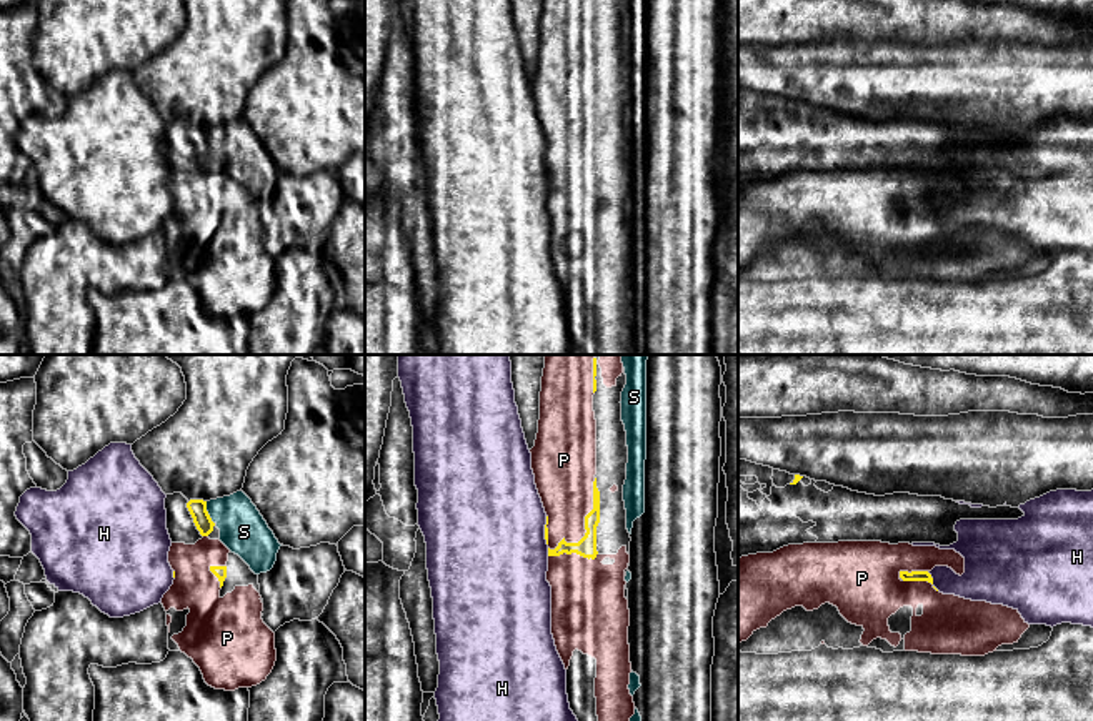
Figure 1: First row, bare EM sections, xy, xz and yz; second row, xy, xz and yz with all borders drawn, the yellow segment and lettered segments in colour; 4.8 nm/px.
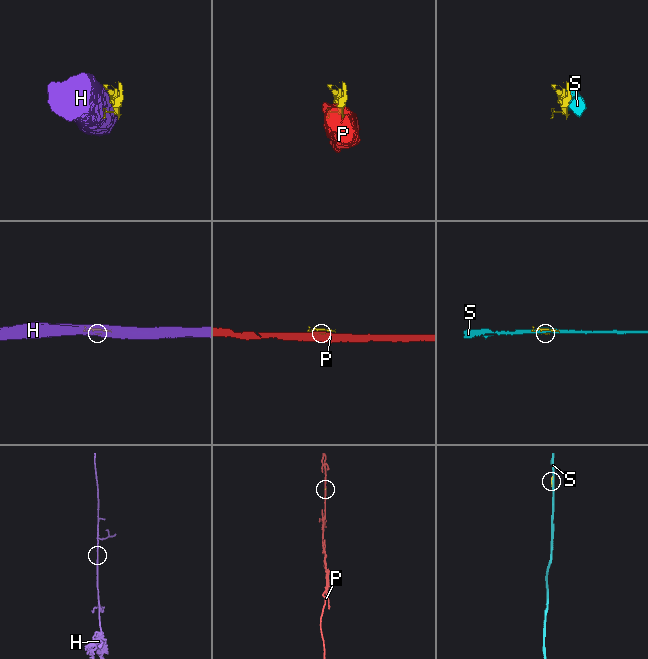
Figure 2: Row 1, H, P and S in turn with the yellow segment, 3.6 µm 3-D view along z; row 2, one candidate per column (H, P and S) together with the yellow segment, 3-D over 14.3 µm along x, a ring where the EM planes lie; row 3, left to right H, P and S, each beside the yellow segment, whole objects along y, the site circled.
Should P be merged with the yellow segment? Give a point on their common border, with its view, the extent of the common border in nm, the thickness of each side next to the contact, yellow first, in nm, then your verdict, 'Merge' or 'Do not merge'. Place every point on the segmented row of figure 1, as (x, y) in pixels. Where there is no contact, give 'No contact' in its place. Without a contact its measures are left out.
Touches yellow at xz (585, 523). Shared border 420 nm. Thickness 100 nm (yellow) against 280 nm. Do not merge

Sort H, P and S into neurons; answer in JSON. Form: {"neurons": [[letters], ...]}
{"neurons": [["H"], ["P"], ["S"]]}

